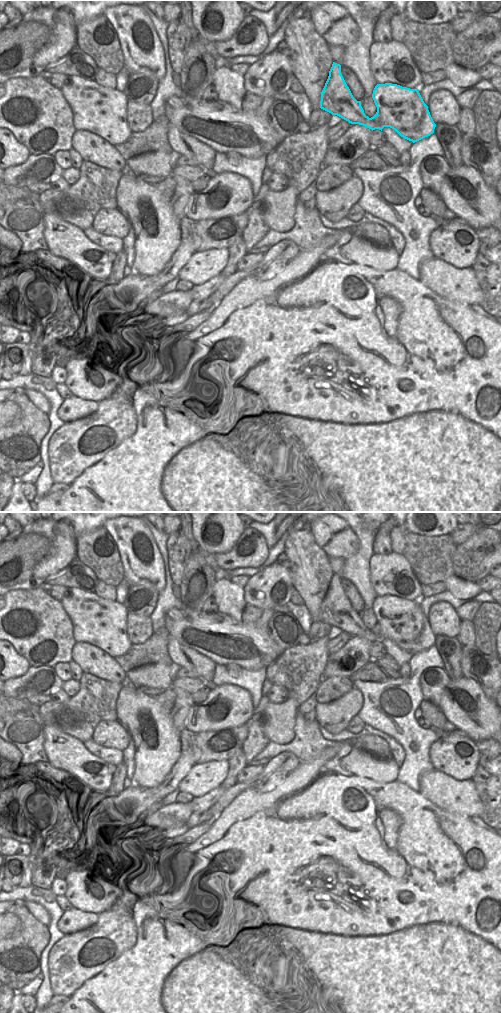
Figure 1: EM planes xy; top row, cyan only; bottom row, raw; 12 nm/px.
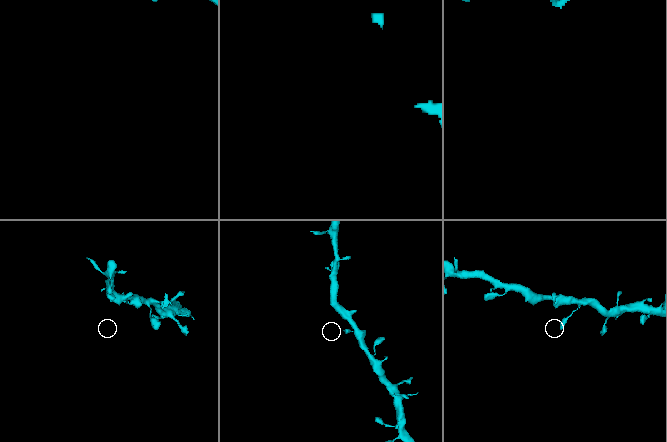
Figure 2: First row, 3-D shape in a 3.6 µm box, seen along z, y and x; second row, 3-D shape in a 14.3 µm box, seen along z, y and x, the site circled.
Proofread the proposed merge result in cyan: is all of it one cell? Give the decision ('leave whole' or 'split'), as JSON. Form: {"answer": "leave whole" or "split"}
{"answer": "leave whole"}

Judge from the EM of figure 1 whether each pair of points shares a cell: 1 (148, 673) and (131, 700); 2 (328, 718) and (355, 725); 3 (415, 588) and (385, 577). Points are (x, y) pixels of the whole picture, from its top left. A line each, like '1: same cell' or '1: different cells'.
1: different cells
2: different cells
3: same cell

